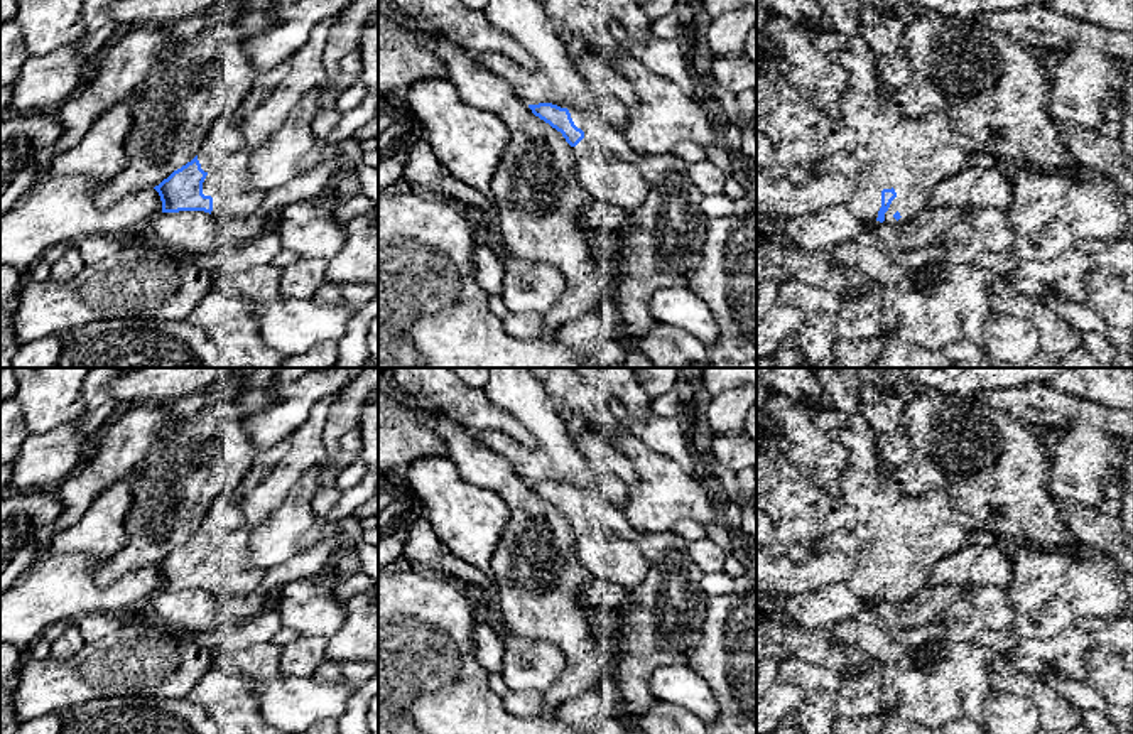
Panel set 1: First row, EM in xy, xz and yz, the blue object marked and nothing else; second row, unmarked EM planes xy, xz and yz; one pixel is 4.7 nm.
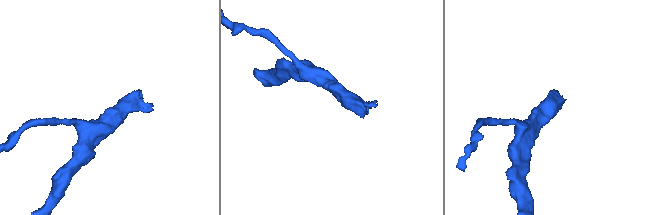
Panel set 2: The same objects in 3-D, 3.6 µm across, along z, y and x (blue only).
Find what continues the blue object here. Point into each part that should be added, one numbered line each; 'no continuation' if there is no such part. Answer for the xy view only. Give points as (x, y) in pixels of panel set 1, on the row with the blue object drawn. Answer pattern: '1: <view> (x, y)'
1: xy (223, 137)

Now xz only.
1: xz (605, 176)

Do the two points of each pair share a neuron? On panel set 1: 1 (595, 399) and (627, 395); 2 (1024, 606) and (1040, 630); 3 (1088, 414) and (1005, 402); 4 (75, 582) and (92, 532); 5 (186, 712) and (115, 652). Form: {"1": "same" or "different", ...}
{"1": "different", "2": "different", "3": "same", "4": "different", "5": "different"}

